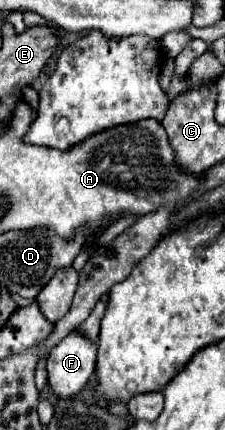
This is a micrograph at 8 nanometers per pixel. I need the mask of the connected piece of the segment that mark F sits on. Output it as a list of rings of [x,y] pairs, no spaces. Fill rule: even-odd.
[[[71,332],[67,338],[63,338],[61,344],[55,346],[47,356],[47,374],[53,394],[57,398],[77,396],[85,388],[91,374],[95,372],[95,360],[97,360],[97,342],[87,340],[87,336],[83,336],[81,332]]]

